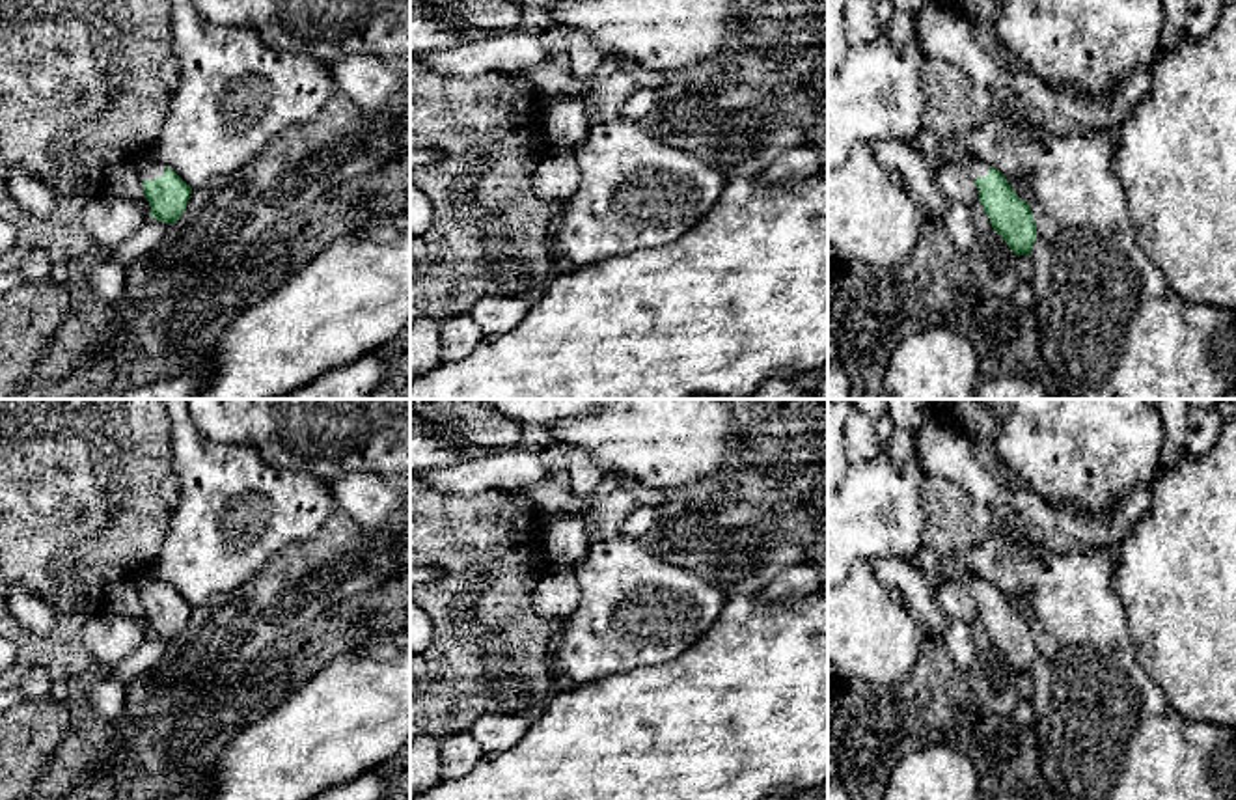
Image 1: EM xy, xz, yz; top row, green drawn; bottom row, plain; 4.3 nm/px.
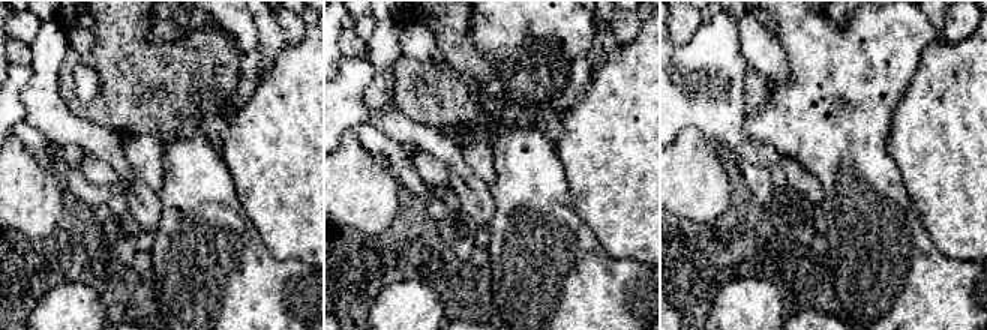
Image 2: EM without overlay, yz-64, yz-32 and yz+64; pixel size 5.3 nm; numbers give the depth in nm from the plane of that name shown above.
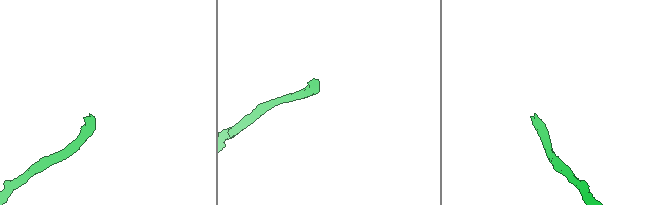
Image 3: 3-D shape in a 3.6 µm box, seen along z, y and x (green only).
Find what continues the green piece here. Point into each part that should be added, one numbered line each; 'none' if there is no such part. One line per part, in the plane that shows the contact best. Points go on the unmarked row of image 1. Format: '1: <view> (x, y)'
1: xy (148, 584)

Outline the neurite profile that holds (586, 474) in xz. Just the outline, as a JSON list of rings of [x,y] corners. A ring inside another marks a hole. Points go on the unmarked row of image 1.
[[[576,446],[561,448],[565,449],[567,457],[572,494],[582,502],[591,500],[604,472],[589,451]]]

